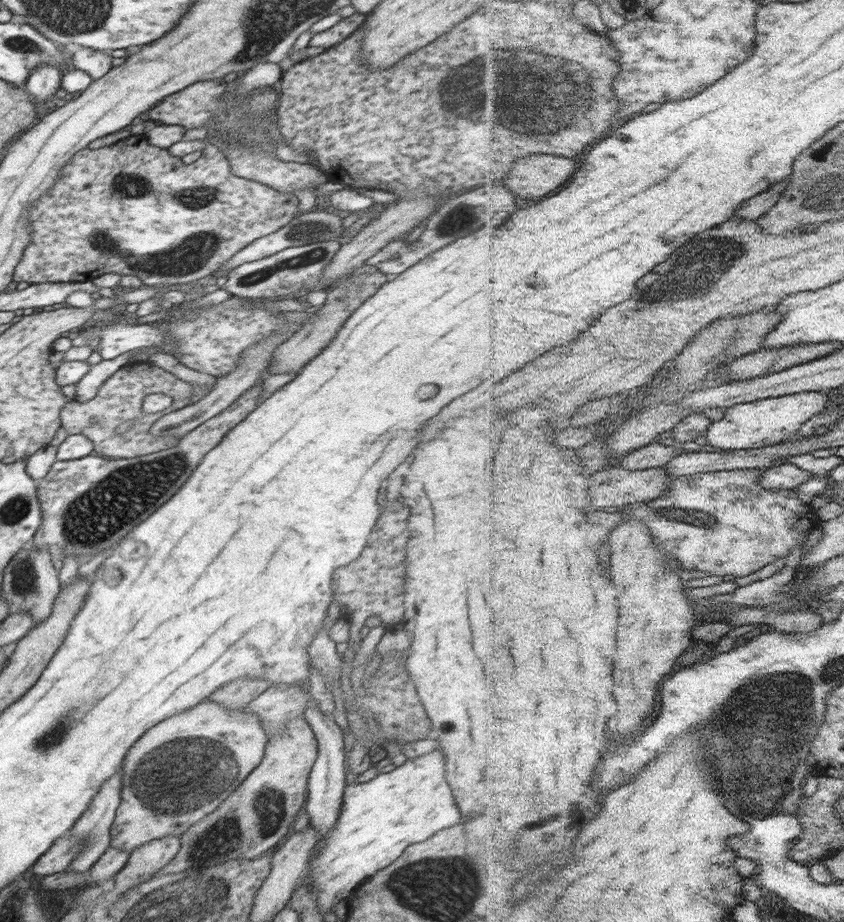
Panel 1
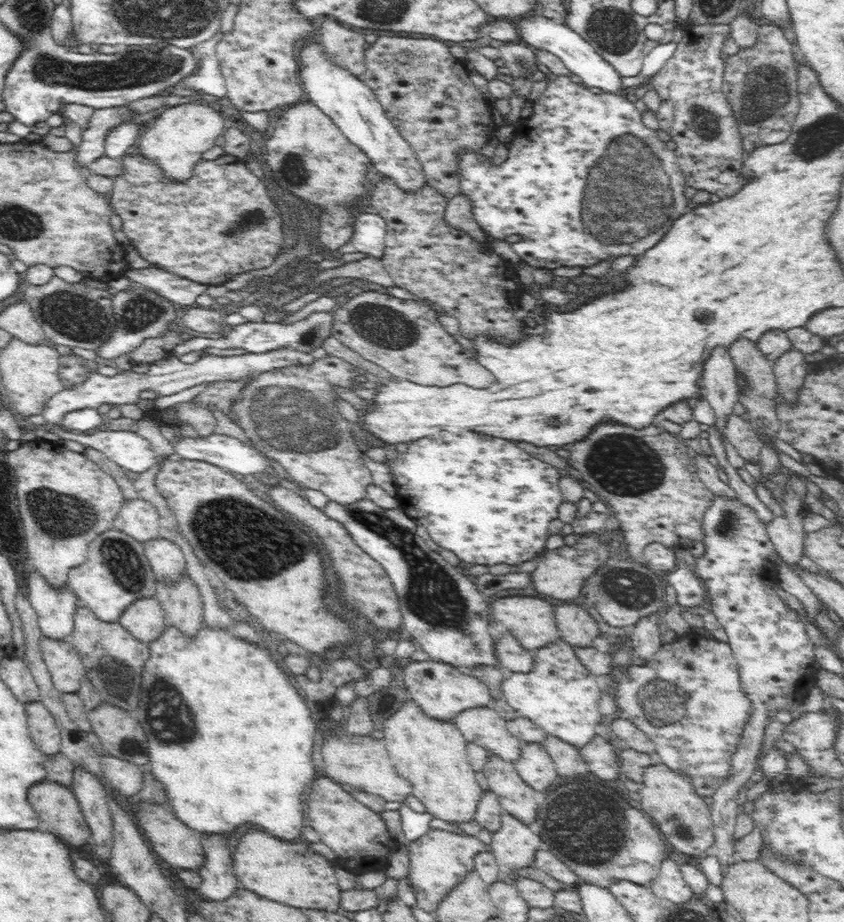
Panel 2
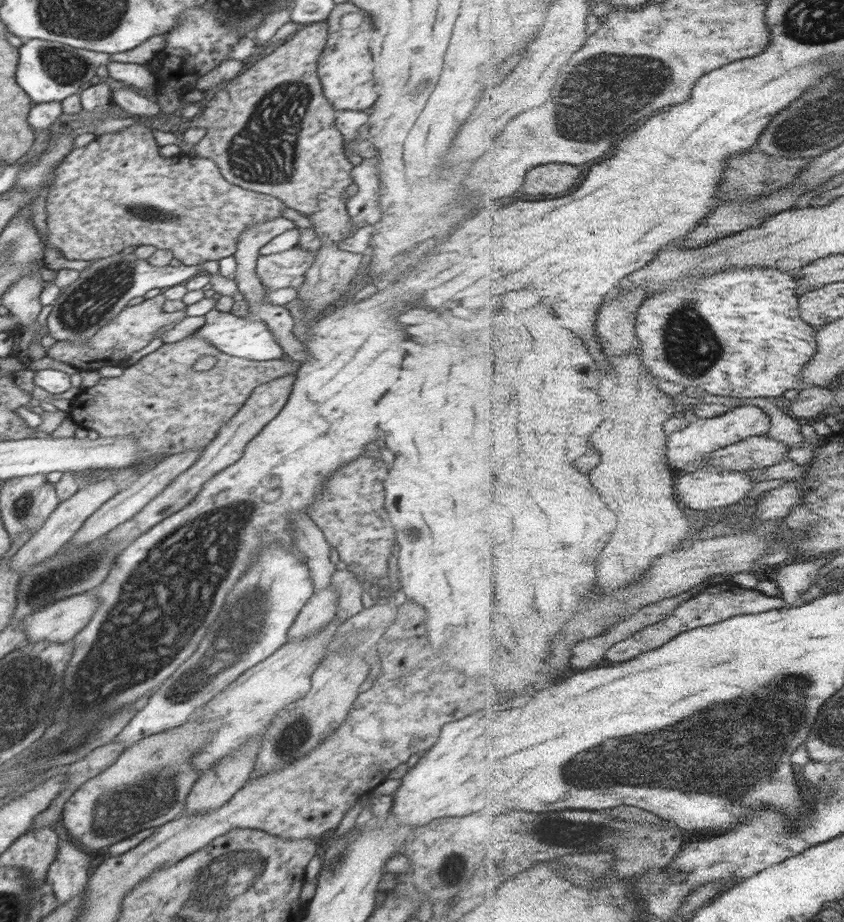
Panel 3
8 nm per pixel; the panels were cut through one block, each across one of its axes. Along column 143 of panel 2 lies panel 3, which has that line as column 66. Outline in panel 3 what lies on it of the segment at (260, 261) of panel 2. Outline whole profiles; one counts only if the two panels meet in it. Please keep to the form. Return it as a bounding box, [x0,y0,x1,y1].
[45,123,287,266]

